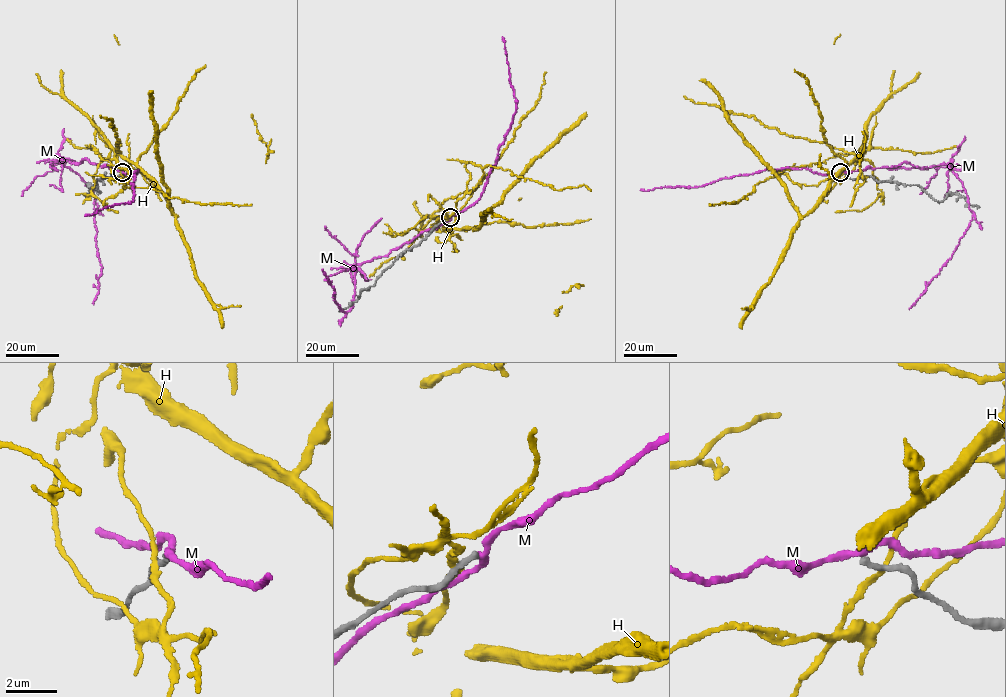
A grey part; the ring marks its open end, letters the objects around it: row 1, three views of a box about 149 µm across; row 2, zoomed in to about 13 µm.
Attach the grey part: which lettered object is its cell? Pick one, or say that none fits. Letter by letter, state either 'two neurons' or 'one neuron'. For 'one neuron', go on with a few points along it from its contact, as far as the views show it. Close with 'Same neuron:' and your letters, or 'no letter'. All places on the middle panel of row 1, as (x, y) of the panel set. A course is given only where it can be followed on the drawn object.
H: two neurons
M: two neurons
Same neuron: no letter

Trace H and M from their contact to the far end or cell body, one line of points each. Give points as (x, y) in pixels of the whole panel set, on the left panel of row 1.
H: (121, 172), (129, 188), (108, 181), (128, 182), (126, 170), (100, 159), (92, 146), (74, 147), (67, 139)
M: (122, 171), (86, 158), (77, 164), (57, 160), (79, 174), (95, 198), (102, 267), (93, 305)

